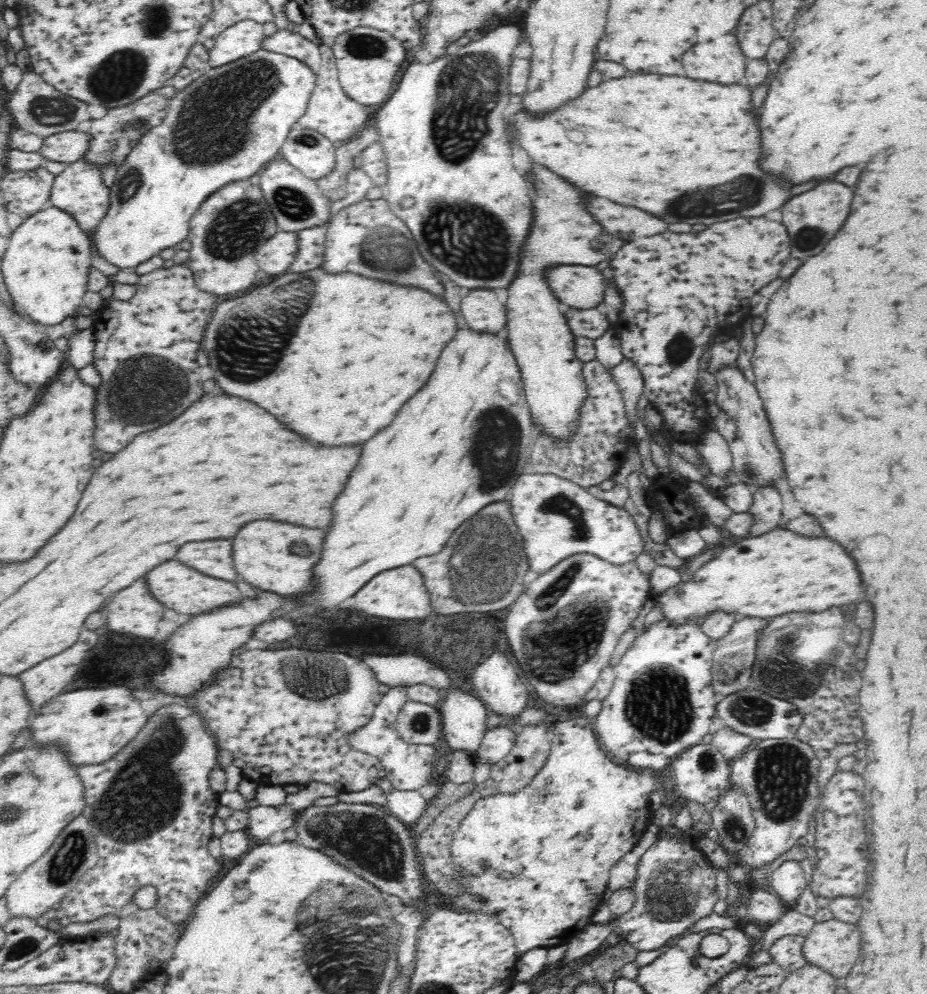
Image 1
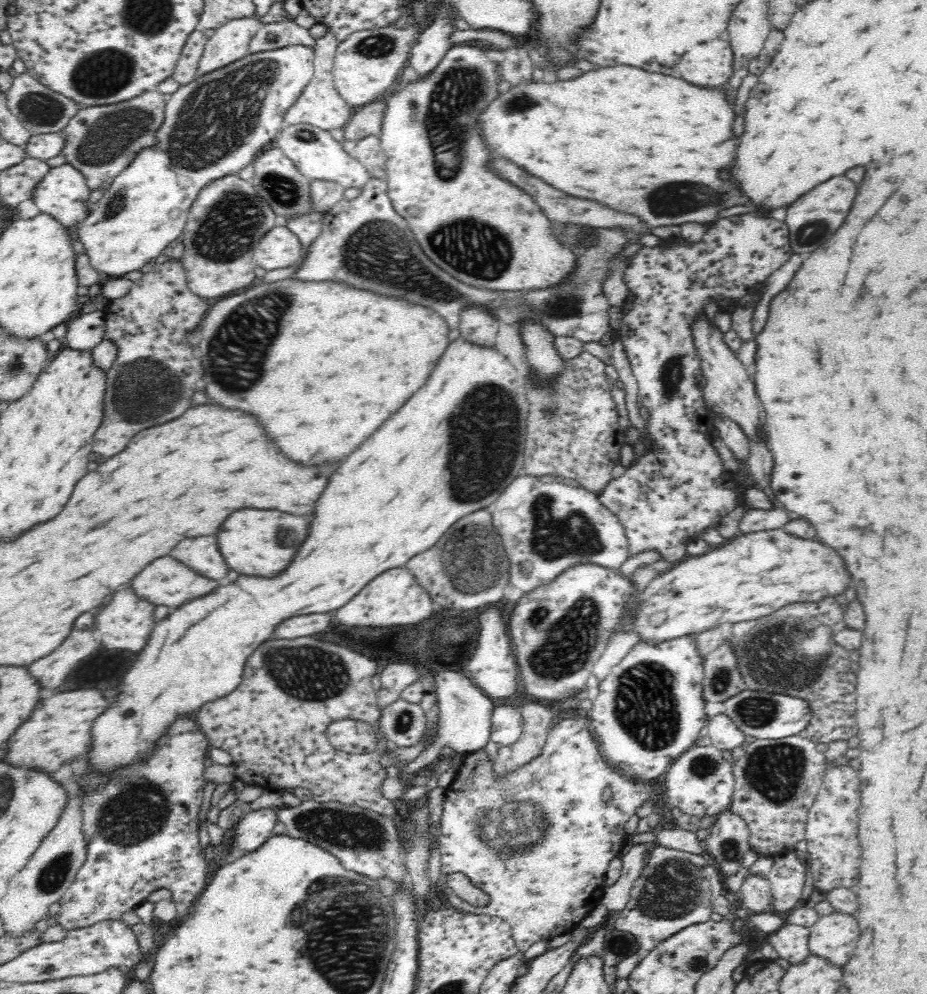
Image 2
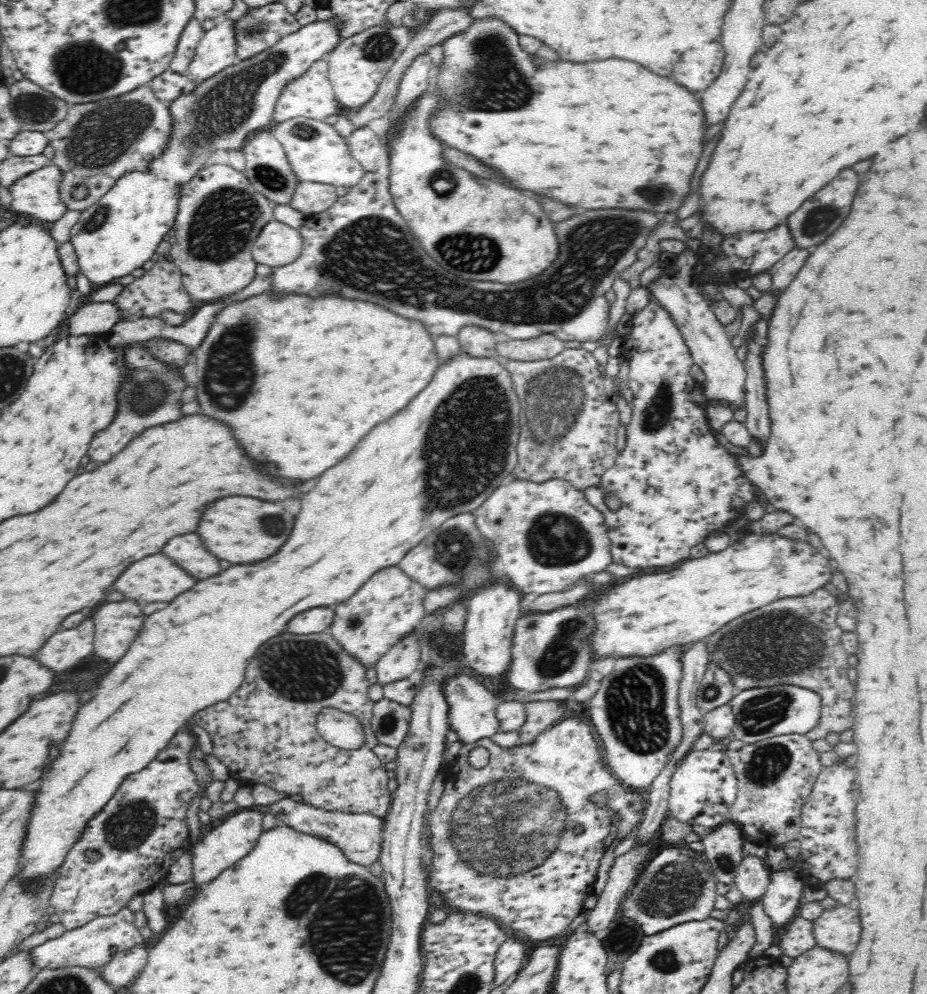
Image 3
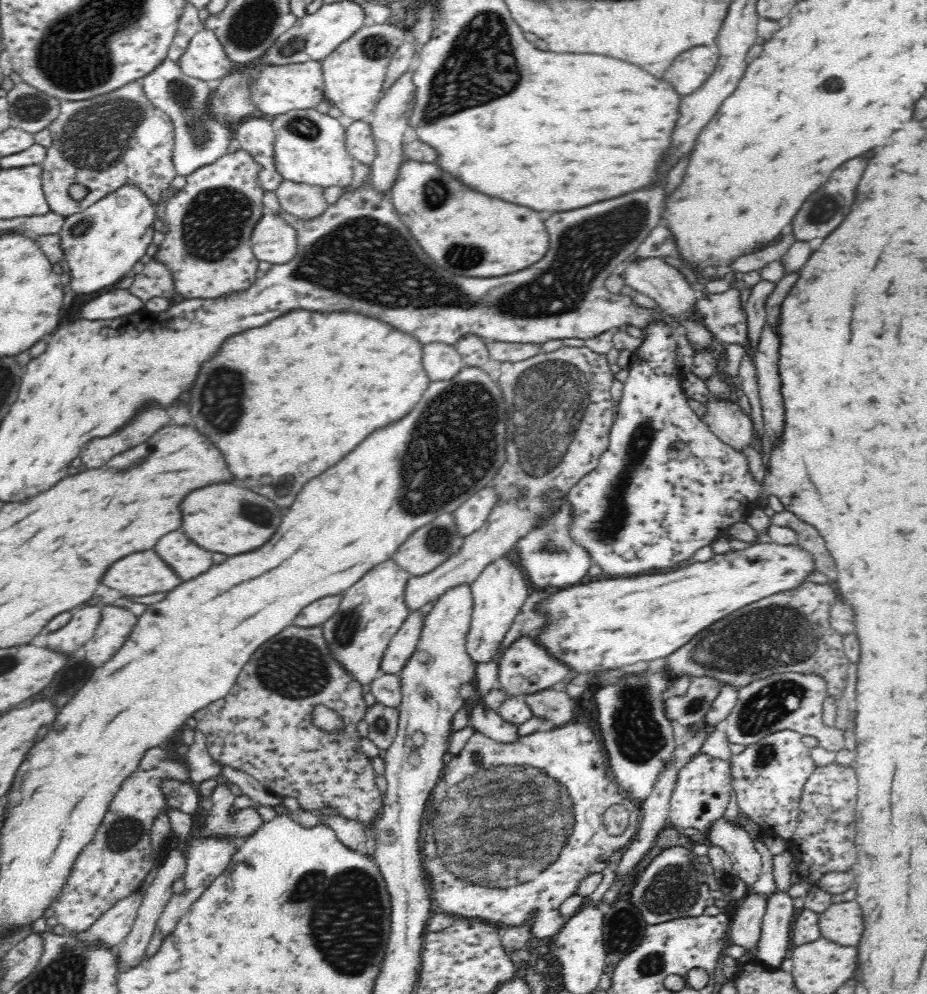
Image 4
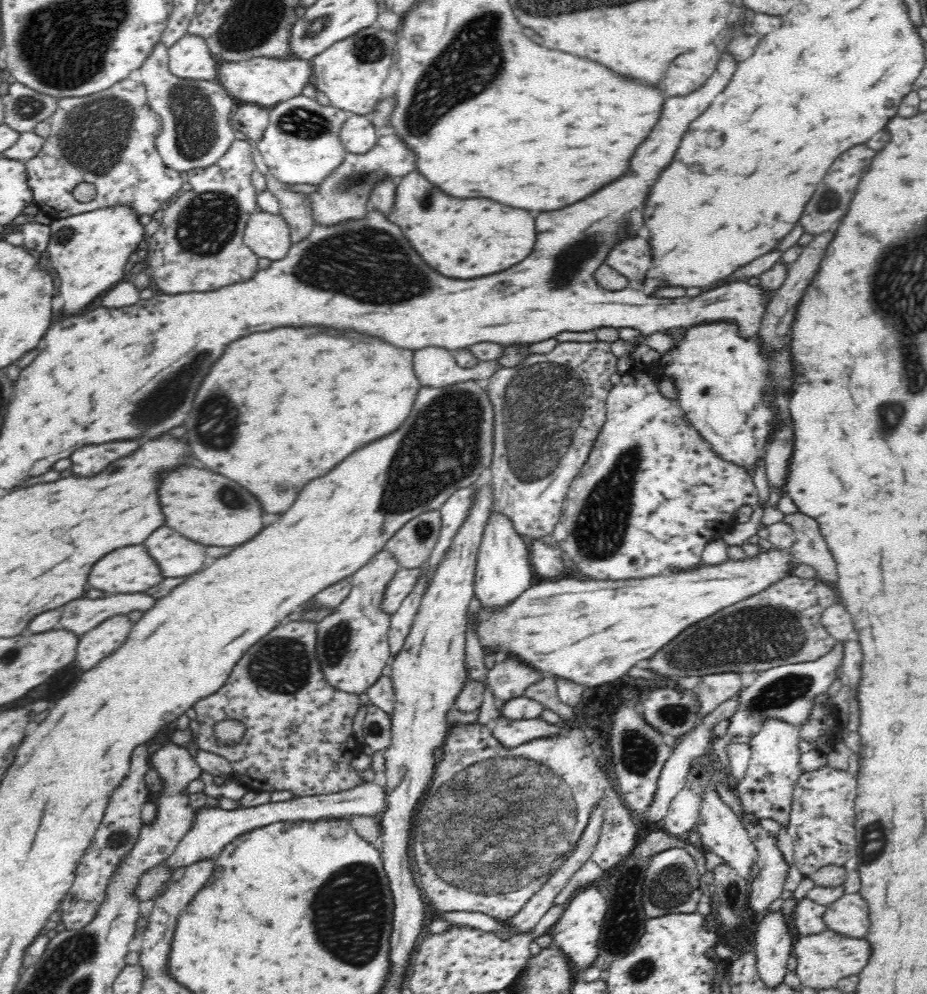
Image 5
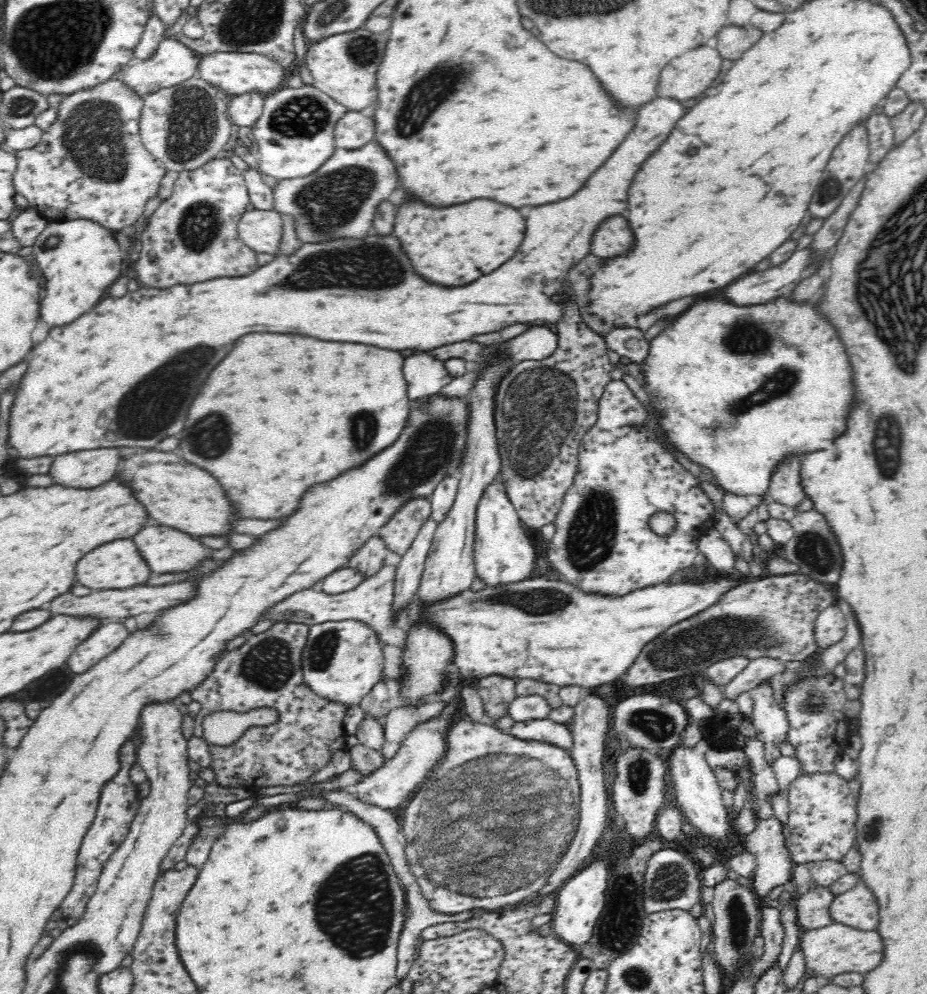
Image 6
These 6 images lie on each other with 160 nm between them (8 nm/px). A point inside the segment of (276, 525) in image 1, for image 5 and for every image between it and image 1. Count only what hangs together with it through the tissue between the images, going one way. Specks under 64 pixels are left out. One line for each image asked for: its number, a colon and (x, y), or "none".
2: (254, 542)
3: (240, 530)
4: (224, 518)
5: (213, 510)

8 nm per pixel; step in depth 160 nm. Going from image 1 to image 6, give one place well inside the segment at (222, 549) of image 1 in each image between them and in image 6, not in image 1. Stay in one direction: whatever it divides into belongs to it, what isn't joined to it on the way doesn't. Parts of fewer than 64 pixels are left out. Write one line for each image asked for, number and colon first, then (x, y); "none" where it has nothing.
2: (202, 554)
3: (188, 551)
4: (188, 560)
5: (177, 556)
6: (167, 551)

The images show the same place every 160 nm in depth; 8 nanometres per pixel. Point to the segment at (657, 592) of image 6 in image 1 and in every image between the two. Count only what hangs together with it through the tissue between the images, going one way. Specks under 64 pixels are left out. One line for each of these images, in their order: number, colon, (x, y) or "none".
1: (780, 572)
2: (755, 574)
3: (647, 614)
4: (612, 623)
5: (593, 632)

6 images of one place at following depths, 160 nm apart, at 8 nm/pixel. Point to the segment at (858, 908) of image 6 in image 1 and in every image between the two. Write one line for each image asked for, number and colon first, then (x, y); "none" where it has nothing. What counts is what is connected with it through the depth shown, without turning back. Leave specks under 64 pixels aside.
1: (833, 945)
2: (833, 937)
3: (838, 930)
4: (843, 923)
5: (848, 916)

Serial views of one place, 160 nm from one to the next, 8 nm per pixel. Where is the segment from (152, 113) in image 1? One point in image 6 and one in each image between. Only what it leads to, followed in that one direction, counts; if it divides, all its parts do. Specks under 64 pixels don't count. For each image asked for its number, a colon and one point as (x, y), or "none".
2: (101, 141)
3: (98, 142)
4: (103, 142)
5: (108, 139)
6: (91, 163)

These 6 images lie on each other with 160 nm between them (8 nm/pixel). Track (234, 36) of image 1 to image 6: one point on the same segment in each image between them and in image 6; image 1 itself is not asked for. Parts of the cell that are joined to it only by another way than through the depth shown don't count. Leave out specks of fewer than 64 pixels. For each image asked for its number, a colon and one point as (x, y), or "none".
2: (230, 42)
3: (217, 49)
4: (204, 58)
5: (191, 58)
6: (172, 63)

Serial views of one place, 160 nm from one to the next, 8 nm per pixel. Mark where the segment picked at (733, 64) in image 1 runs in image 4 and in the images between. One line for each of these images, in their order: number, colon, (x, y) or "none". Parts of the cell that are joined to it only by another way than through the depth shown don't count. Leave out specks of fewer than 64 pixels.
2: (706, 64)
3: (697, 69)
4: (689, 71)

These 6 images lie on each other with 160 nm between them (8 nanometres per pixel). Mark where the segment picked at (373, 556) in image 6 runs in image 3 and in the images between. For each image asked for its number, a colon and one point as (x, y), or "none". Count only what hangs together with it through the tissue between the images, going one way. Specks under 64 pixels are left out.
3: (390, 605)
4: (370, 613)
5: (353, 647)

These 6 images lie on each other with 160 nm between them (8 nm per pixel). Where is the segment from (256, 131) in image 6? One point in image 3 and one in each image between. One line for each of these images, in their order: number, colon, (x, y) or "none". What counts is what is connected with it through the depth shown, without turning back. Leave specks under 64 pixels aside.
3: (316, 152)
4: (310, 147)
5: (301, 145)

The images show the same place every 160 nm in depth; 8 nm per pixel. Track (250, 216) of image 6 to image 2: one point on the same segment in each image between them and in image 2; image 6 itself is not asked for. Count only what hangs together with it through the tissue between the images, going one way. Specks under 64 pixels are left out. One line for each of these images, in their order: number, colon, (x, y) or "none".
2: (280, 247)
3: (277, 244)
4: (274, 240)
5: (268, 235)

